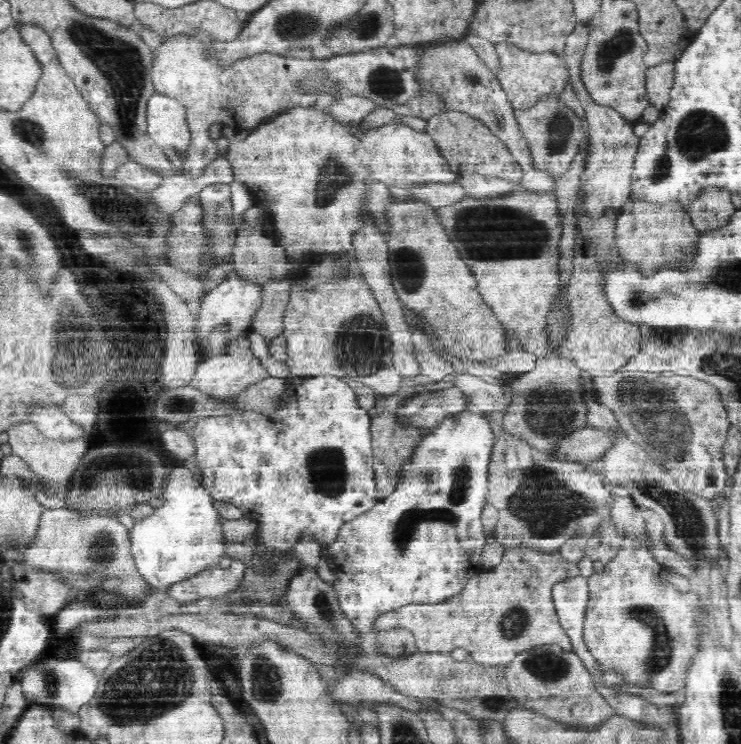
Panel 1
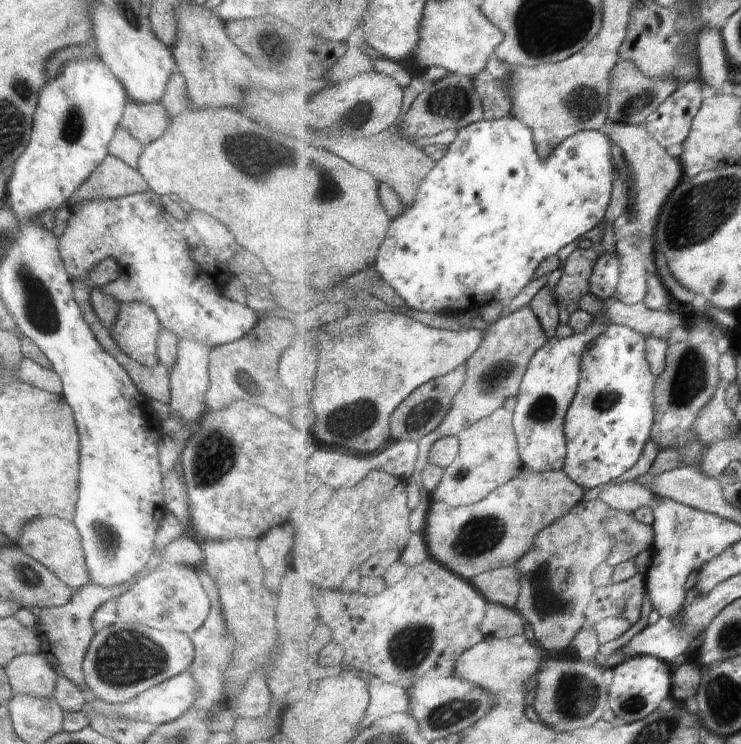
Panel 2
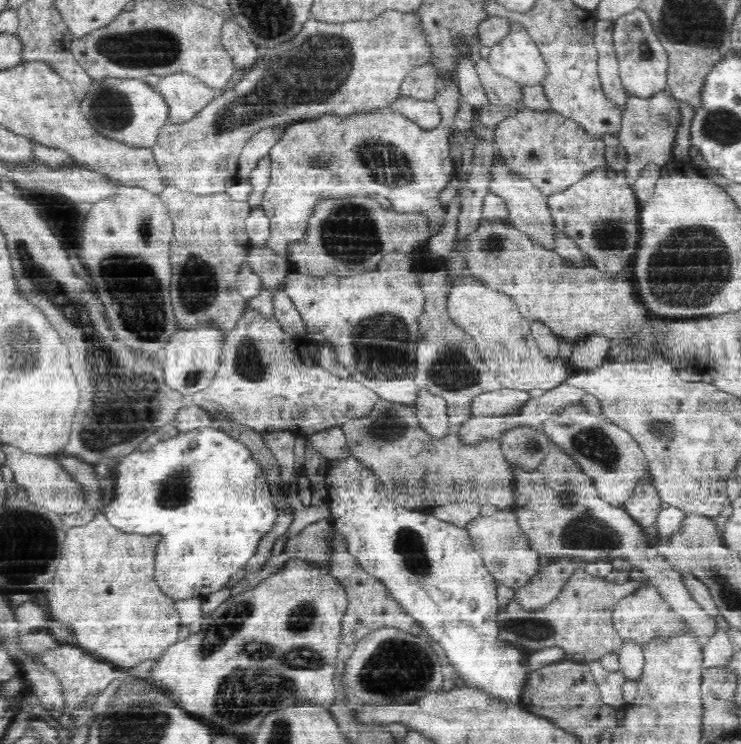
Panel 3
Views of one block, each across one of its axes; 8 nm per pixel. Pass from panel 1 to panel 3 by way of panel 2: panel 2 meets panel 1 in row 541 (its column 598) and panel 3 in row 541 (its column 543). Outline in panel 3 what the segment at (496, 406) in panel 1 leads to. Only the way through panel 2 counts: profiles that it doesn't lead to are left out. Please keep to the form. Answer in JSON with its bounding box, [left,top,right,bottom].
[513,447,720,643]

